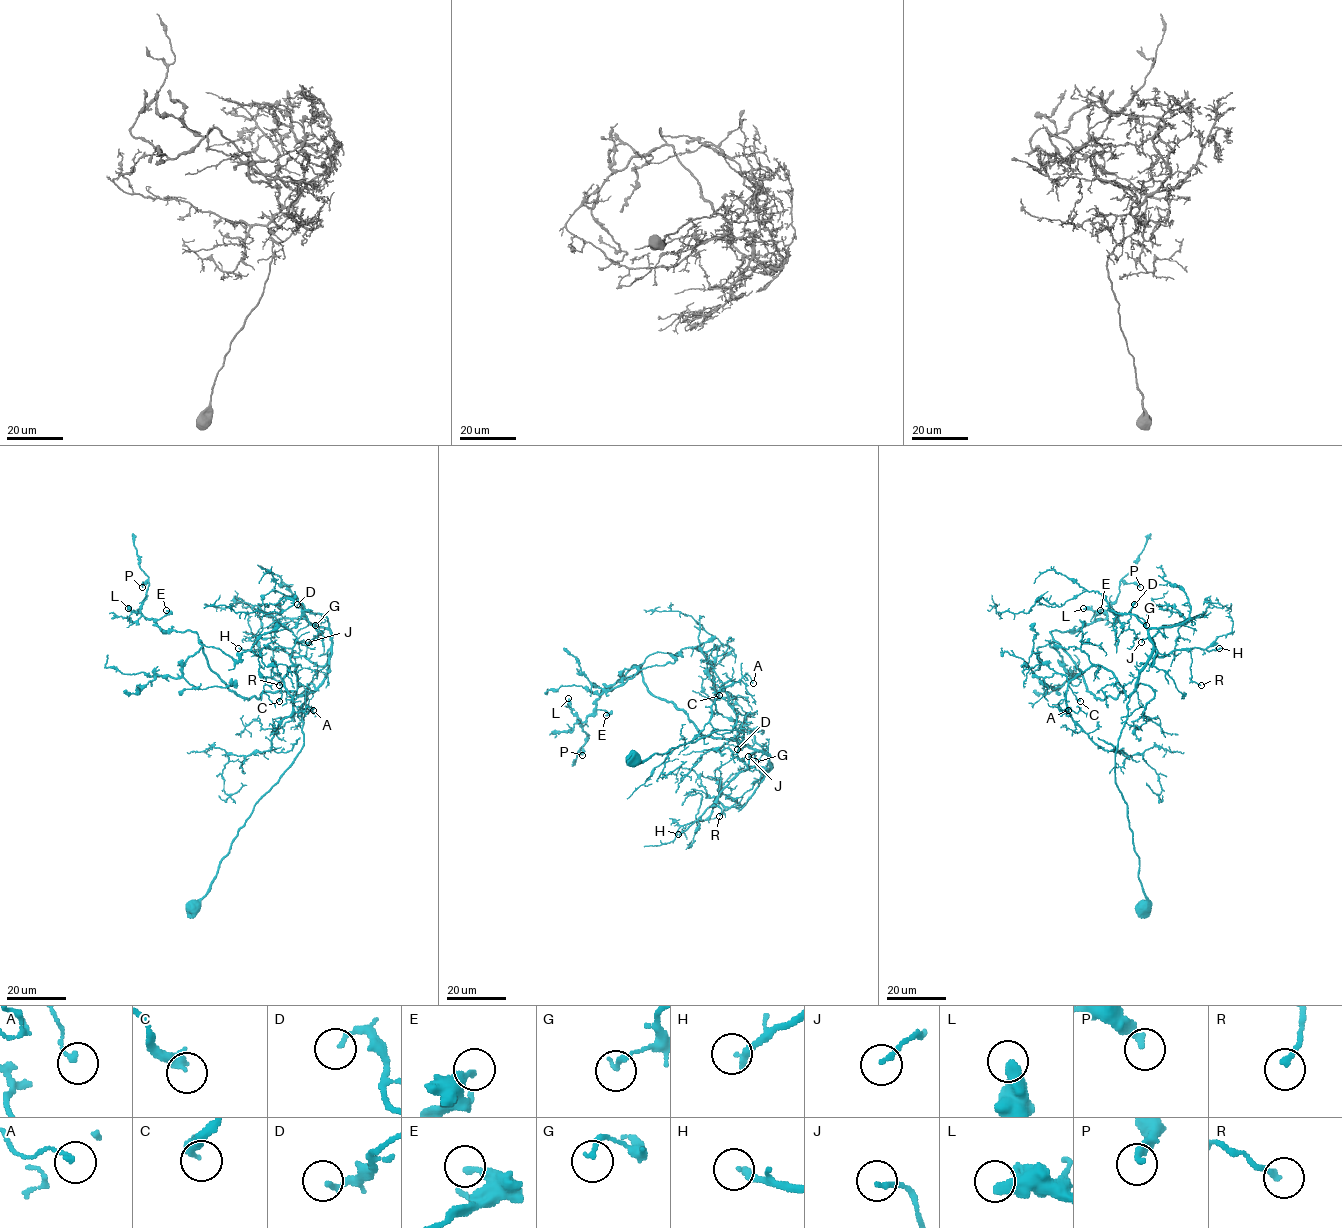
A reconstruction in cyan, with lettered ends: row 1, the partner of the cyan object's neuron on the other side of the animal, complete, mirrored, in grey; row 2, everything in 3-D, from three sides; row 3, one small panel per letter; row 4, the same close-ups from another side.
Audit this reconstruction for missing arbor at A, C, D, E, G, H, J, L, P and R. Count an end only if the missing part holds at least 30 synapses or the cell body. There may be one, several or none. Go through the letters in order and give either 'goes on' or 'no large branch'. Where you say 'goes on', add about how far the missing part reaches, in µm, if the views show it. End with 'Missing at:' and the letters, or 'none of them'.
A: no large branch
C: no large branch
D: no large branch
E: no large branch
G: no large branch
H: goes on; missing 35 µm
J: no large branch
L: no large branch
P: no large branch
R: no large branch
Missing at: H

